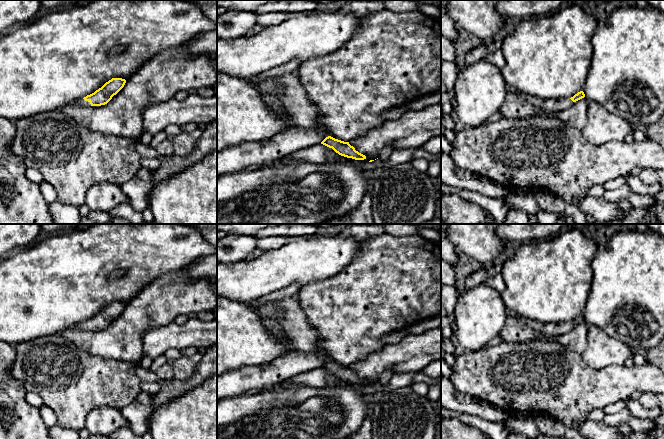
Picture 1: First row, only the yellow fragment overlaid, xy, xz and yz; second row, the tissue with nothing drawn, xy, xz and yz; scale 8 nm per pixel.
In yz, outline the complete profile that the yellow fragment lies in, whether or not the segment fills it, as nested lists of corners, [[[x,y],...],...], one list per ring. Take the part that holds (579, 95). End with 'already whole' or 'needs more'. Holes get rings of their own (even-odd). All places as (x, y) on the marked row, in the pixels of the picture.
[[[583,91],[578,92],[571,98],[564,99],[542,99],[536,96],[524,95],[524,98],[534,107],[553,113],[569,108],[574,102],[584,97],[585,94]]]; needs more

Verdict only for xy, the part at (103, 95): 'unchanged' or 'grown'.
grown

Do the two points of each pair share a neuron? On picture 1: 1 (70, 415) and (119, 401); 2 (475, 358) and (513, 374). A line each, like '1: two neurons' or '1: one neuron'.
1: one neuron
2: one neuron

